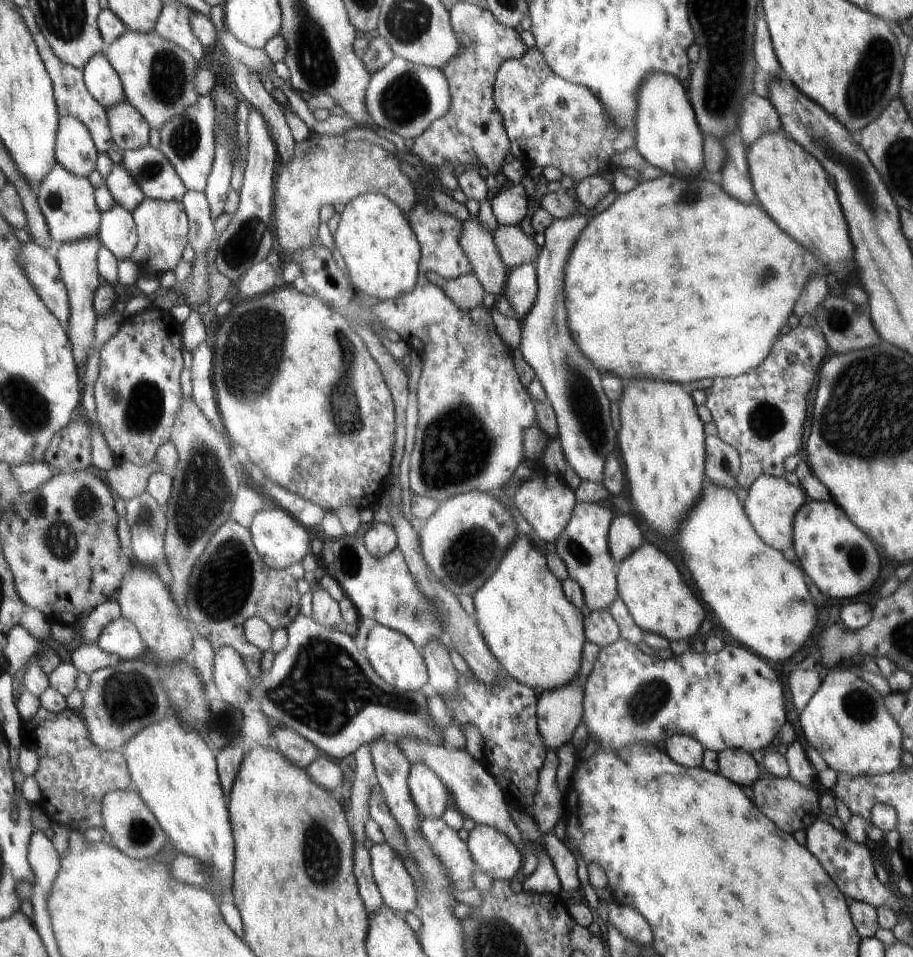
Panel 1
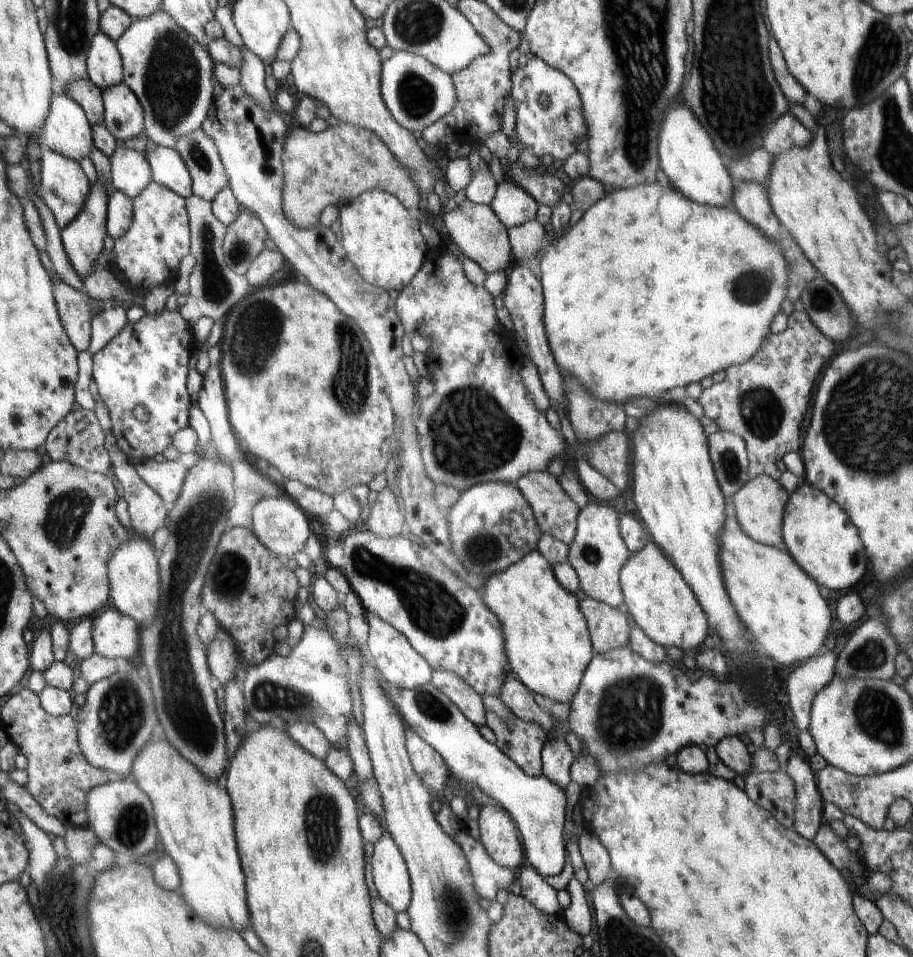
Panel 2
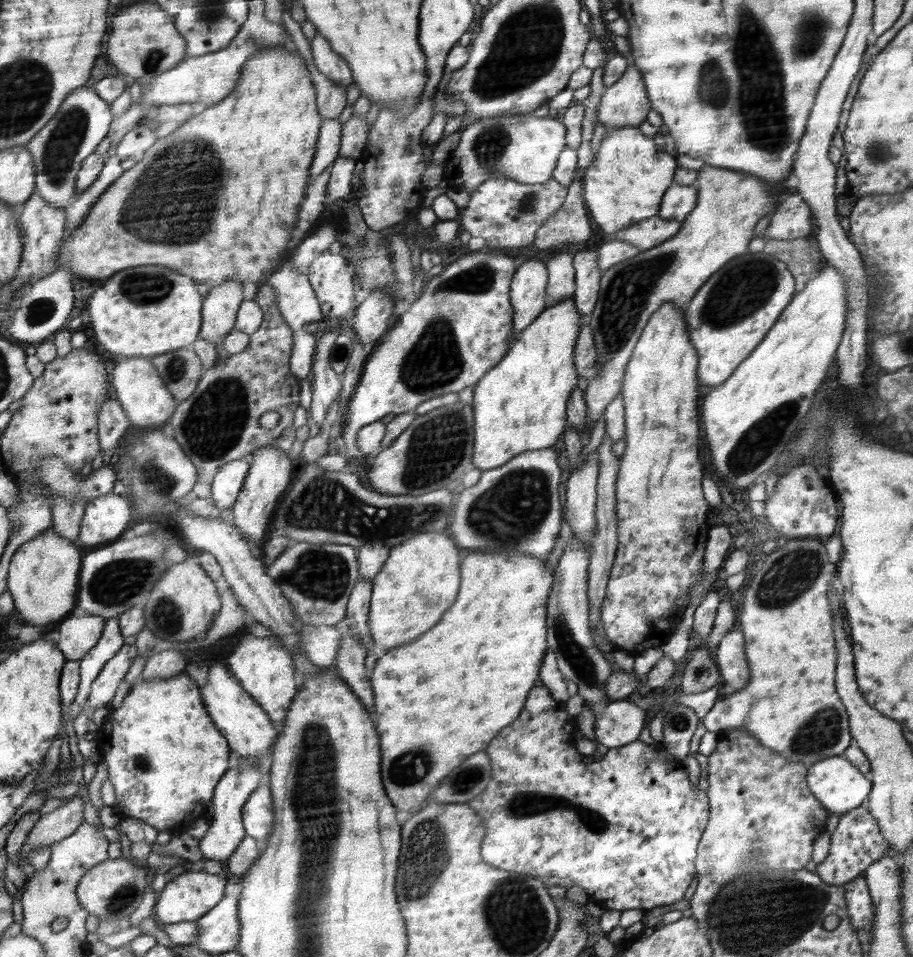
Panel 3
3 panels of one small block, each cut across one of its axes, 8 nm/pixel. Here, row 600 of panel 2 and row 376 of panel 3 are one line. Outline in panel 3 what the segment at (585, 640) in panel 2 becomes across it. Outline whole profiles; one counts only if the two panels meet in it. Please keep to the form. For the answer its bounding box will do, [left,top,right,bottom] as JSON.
[472,296,584,472]

